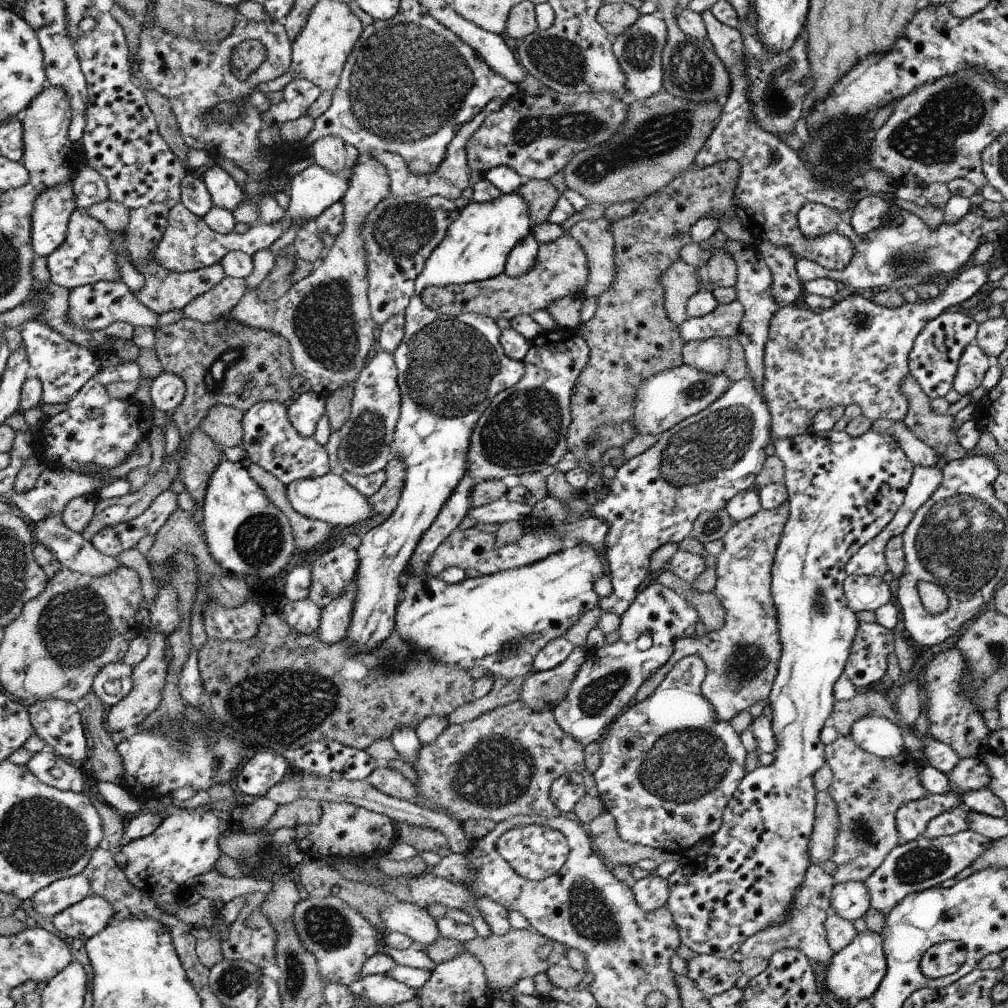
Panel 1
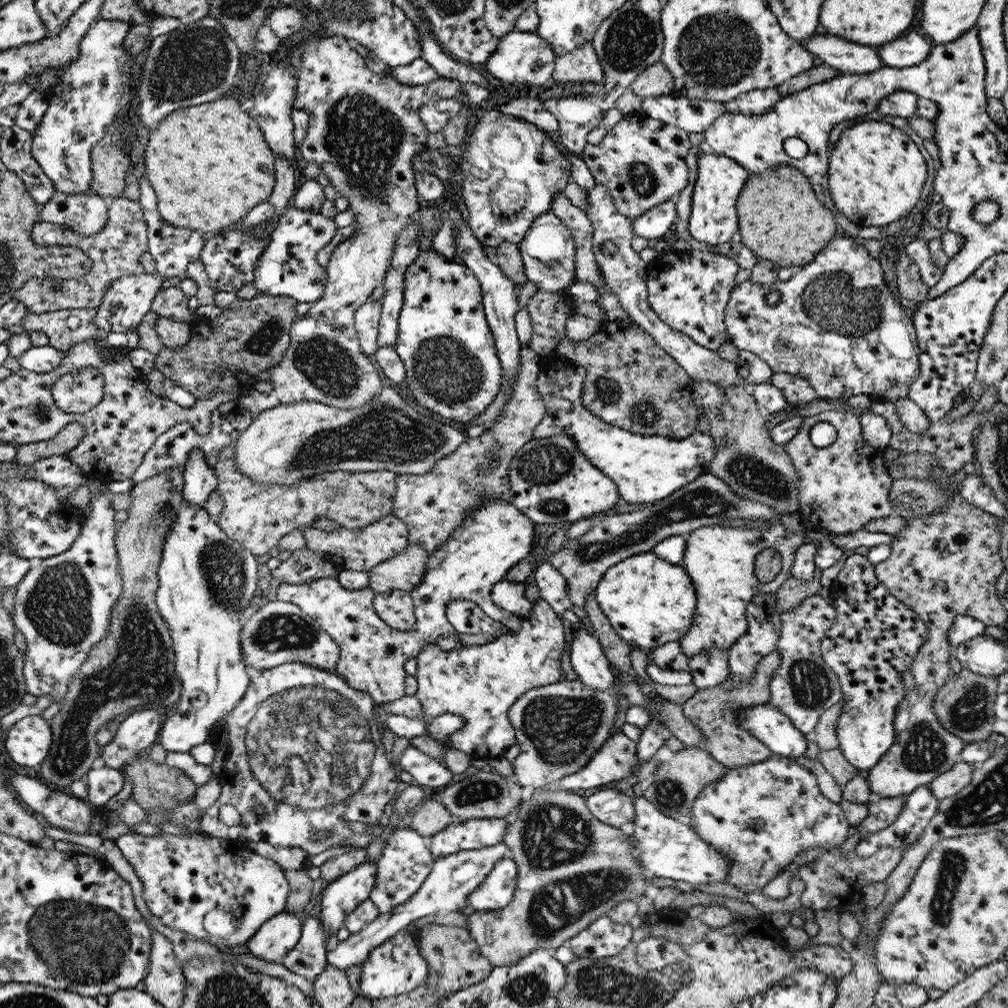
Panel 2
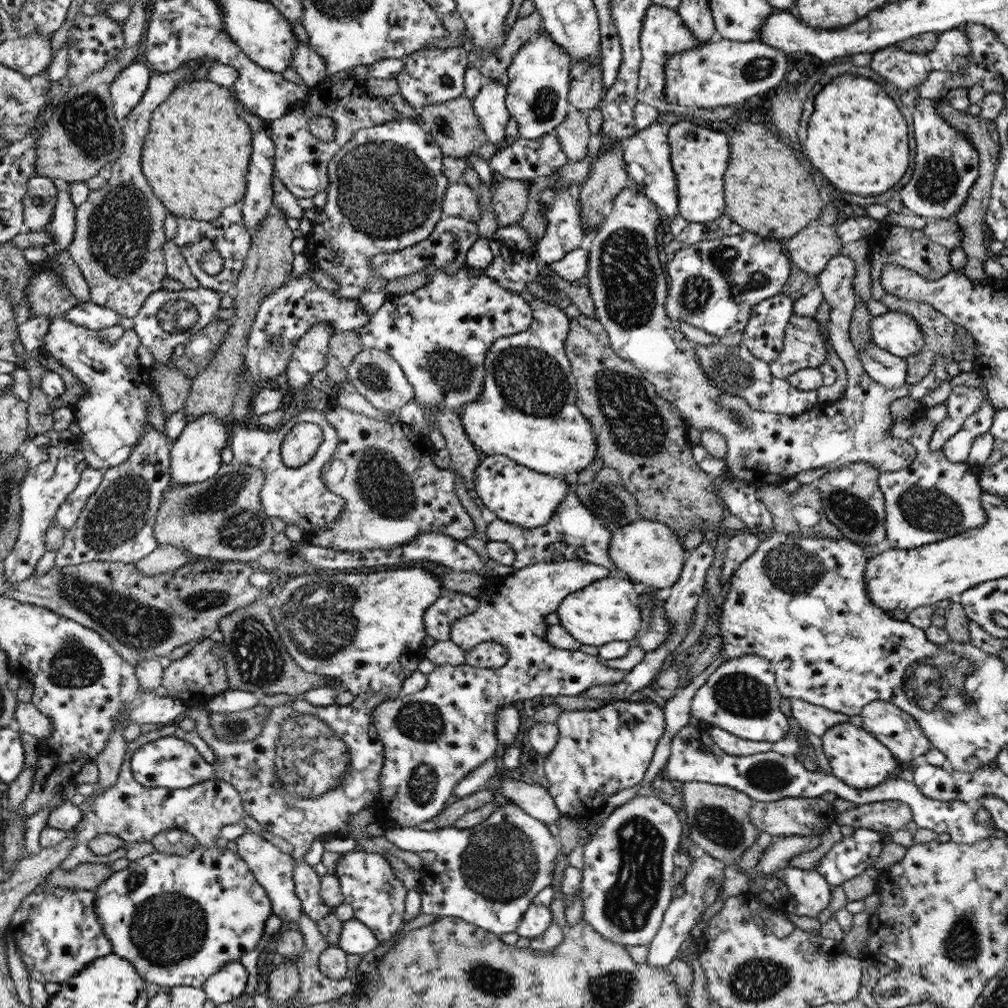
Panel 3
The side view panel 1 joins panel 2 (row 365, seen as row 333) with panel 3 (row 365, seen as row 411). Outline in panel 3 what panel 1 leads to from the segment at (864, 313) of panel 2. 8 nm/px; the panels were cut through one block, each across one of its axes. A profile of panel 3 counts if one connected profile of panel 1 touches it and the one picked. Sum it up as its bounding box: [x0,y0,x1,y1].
[769,314,907,389]

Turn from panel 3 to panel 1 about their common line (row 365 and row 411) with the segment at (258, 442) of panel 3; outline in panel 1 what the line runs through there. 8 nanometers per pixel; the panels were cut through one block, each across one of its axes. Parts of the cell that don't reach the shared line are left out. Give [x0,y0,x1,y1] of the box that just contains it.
[288,391,326,438]

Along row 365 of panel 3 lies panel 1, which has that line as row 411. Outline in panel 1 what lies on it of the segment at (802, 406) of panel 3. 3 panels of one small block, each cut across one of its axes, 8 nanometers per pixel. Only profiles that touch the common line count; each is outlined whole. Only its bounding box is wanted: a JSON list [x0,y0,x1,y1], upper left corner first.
[592,376,771,616]

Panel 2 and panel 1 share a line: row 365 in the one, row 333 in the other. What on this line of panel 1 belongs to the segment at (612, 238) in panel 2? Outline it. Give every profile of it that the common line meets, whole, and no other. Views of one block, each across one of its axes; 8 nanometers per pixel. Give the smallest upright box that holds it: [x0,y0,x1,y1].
[679,301,743,342]

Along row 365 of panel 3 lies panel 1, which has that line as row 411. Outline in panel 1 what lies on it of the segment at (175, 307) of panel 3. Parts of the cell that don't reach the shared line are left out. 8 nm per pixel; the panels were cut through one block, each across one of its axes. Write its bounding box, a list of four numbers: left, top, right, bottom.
[149,372,185,413]

